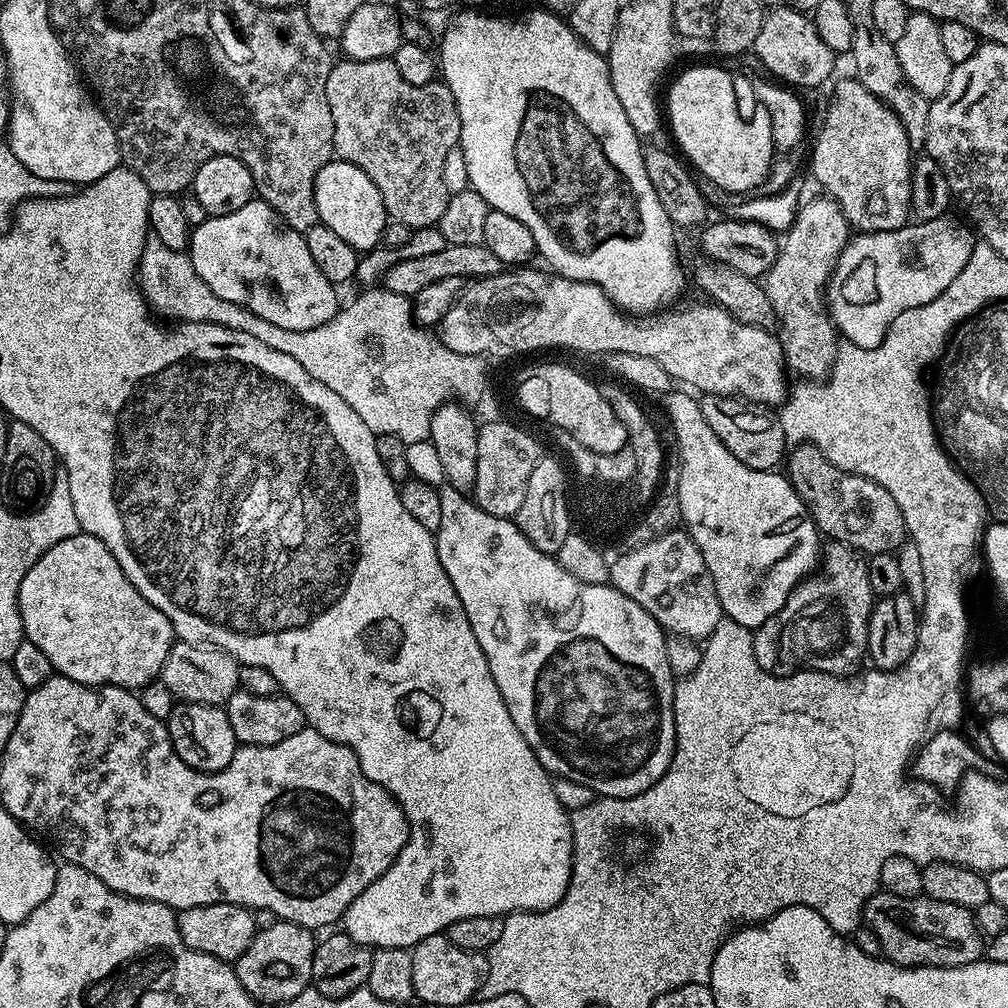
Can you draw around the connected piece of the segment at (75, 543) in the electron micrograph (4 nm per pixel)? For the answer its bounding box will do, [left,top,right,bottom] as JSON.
[16,531,174,690]

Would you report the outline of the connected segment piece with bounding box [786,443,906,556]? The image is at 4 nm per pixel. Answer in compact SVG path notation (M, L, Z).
M812 444L795 445L786 456L786 475L808 506L817 528L829 541L846 544L861 554L873 556L896 552L905 543L906 529L898 502L878 482L834 466Z

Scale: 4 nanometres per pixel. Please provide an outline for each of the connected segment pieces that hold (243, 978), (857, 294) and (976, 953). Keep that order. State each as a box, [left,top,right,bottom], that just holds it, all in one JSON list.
[[234,919,318,1006],[825,216,976,349],[862,890,986,968]]

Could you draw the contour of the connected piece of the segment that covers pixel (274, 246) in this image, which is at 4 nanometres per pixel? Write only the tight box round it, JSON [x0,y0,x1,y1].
[190,198,338,332]

